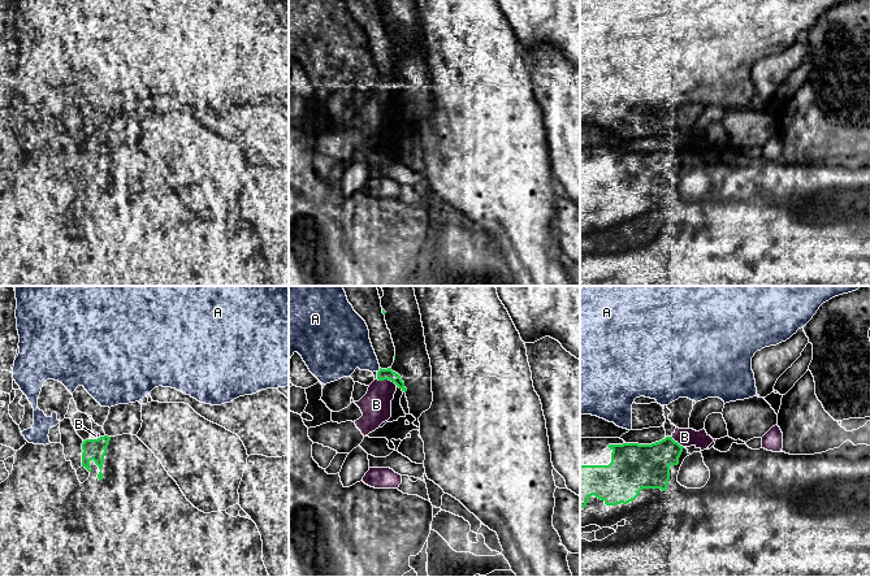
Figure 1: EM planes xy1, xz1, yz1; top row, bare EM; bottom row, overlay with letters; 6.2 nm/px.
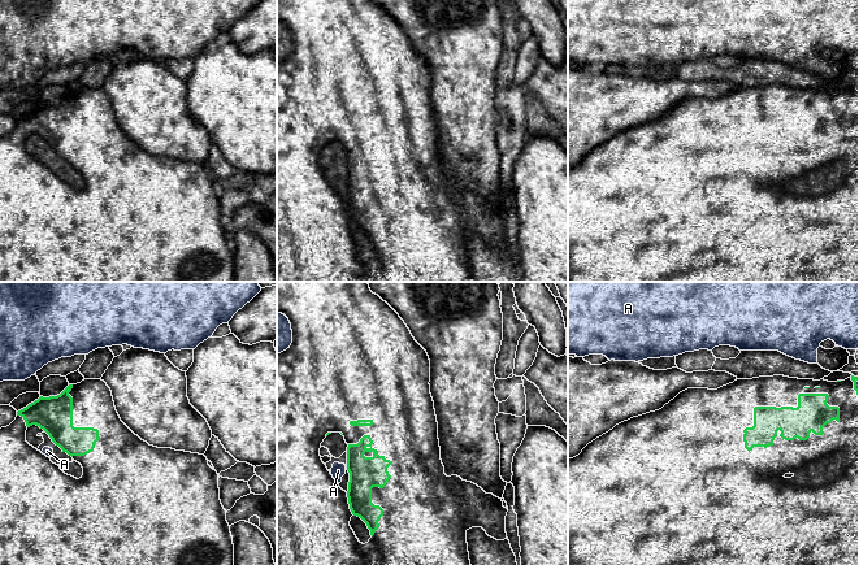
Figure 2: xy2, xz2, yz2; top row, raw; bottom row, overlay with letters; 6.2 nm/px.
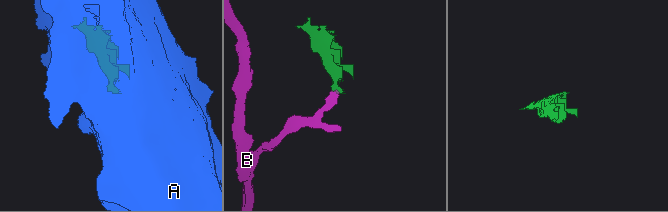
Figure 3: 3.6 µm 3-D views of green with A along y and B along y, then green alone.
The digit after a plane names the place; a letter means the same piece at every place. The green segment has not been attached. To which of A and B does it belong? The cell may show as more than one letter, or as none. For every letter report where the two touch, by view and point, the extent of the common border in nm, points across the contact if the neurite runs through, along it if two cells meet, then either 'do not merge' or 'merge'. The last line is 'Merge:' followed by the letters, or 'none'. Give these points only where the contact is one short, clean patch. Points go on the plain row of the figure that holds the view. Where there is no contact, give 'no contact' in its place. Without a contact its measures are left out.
A: meets green in xz1 at (379, 79); contact 40 nm long; do not merge
B: meets green in xz1 at (388, 87); contact 130 nm long; do not merge
Merge: none

